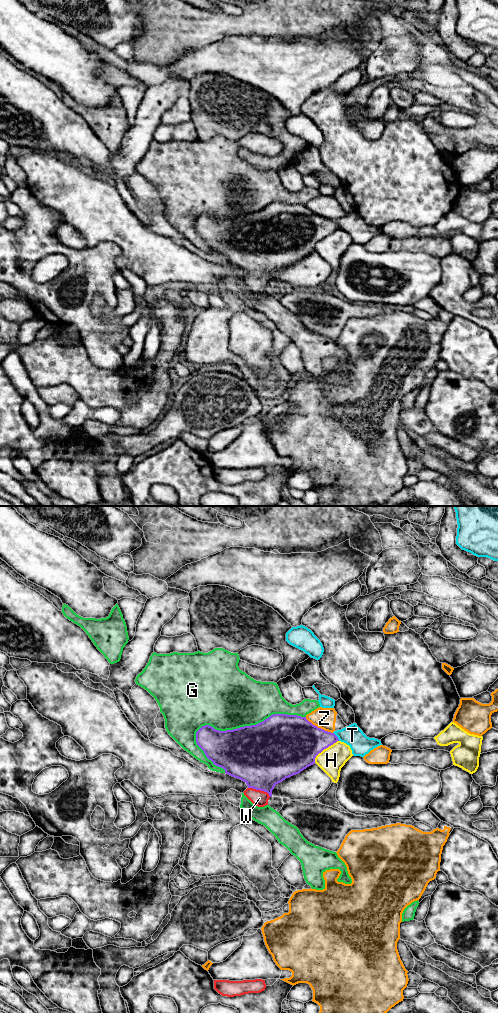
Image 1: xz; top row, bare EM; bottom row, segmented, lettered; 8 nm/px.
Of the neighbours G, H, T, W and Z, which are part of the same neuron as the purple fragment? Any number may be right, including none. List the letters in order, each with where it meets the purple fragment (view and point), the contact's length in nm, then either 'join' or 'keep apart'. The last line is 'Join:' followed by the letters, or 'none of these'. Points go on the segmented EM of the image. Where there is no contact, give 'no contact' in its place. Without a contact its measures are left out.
G: contact xz (245, 726); length 900 nm; keep apart
H: contact xz (324, 748); length 260 nm; keep apart
T: contact xz (336, 736); length 90 nm; keep apart
W: contact xz (259, 789); length 200 nm; join
Z: contact xz (319, 728); length 260 nm; keep apart
Join: W

